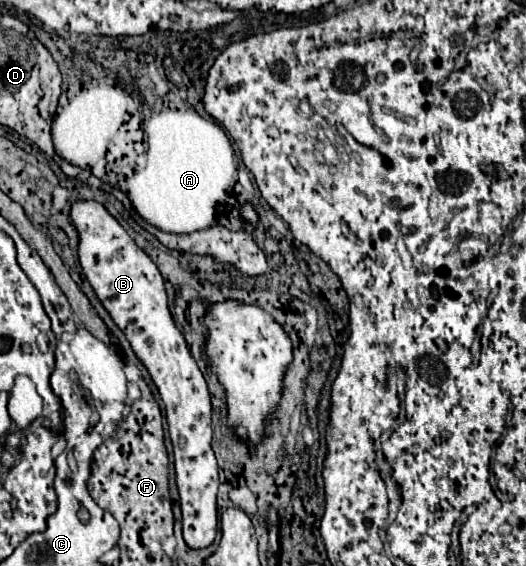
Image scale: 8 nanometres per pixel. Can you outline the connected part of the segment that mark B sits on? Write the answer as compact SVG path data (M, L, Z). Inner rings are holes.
M76 202L72 206L72 220L80 234L80 264L94 288L96 296L126 334L138 360L150 372L164 402L168 432L174 444L176 484L182 508L182 534L192 550L208 548L216 538L218 528L218 464L212 450L212 404L206 380L190 354L190 348L176 328L168 308L164 278L158 266L140 250L128 232L116 222L114 216L98 202ZM178 438L186 438L186 446L178 446Z

